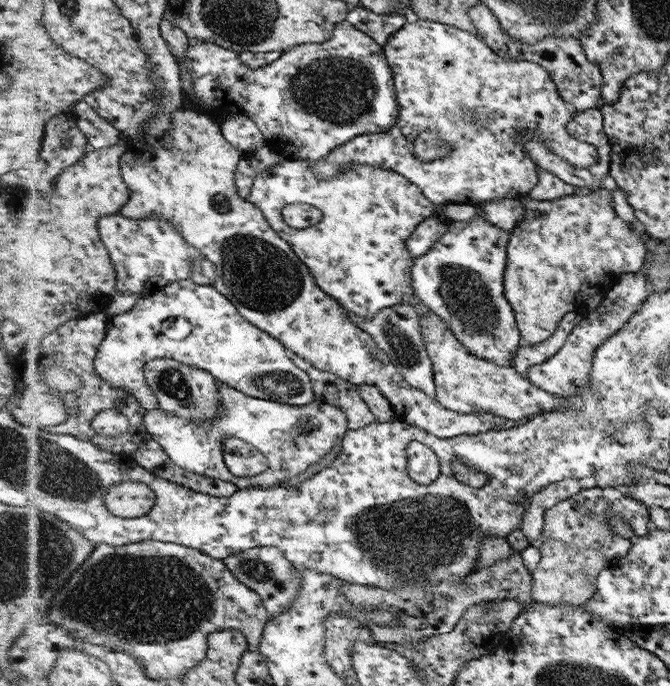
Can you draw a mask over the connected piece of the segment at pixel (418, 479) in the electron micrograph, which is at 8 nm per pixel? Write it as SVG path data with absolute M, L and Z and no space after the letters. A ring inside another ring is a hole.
M412 441L408 445L408 474L415 483L429 485L440 474L439 460L426 445Z

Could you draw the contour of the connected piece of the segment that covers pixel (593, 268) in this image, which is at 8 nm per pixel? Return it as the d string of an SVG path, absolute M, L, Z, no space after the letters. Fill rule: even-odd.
M601 189L599 192L590 194L568 195L556 200L534 200L524 198L520 201L526 210L526 214L511 230L511 238L507 242L507 259L504 271L504 297L506 297L508 302L510 302L511 306L514 308L515 321L518 323L520 336L523 342L531 345L538 344L548 337L551 337L558 328L559 322L563 320L563 316L566 313L572 313L574 311L576 302L580 302L580 296L586 296L586 299L588 299L588 296L596 294L606 295L606 293L617 283L617 280L621 275L641 272L646 258L647 247L644 246L643 240L639 237L639 234L631 228L629 222L619 217L618 211L615 210L614 193L608 189ZM531 210L540 210L540 230L530 230L530 228L526 228L526 224L530 224L530 222L527 221L527 214L531 213Z

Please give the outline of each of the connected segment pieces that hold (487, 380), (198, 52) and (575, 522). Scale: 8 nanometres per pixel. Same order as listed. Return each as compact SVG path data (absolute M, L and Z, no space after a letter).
M429 311L429 314L421 314L419 320L425 349L433 364L437 392L435 398L448 410L466 414L490 413L506 420L520 420L544 412L563 410L567 406L565 397L550 394L547 390L534 386L511 366L500 366L488 359L473 355L437 314Z
M343 20L343 22L335 26L335 30L332 31L332 35L327 42L294 46L294 48L290 50L282 51L282 56L267 67L252 68L245 64L245 62L242 61L241 54L237 54L234 50L226 49L220 45L216 45L216 43L194 40L192 40L190 44L190 49L188 49L184 61L193 70L194 92L196 92L196 96L198 96L199 99L205 102L204 106L208 106L208 109L212 110L212 112L214 112L214 110L216 110L216 112L224 112L224 116L230 113L249 115L254 122L258 123L262 132L267 136L268 144L288 159L306 162L320 160L320 158L328 156L332 150L336 150L336 148L343 145L345 142L352 141L353 138L359 137L360 135L383 133L394 128L395 121L397 120L399 107L397 106L396 90L394 89L394 75L389 62L385 58L384 50L382 47L378 46L370 36L361 32L358 27L354 27L350 22L347 22L347 20Z
M599 486L582 489L579 494L574 494L571 498L566 498L563 502L552 506L552 509L544 512L544 528L540 534L537 545L545 540L559 540L570 547L597 547L604 554L604 559L609 562L616 557L624 557L633 545L630 539L618 537L614 529L608 525L606 517L618 514L622 520L632 528L632 534L636 537L648 535L654 530L649 517L649 508L634 498L621 494L616 487Z

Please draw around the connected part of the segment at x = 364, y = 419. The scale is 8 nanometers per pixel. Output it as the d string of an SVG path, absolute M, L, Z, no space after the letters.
M292 354L291 356L295 361L295 365L300 367L300 370L307 371L310 375L311 383L314 387L315 400L332 403L334 406L339 406L344 410L348 422L350 422L350 429L356 430L362 428L363 426L372 424L375 420L378 422L396 421L394 407L387 398L384 398L379 387L372 386L372 384L352 384L342 377L336 376L334 373L314 368L309 362L306 362L306 359L300 358L296 354Z

